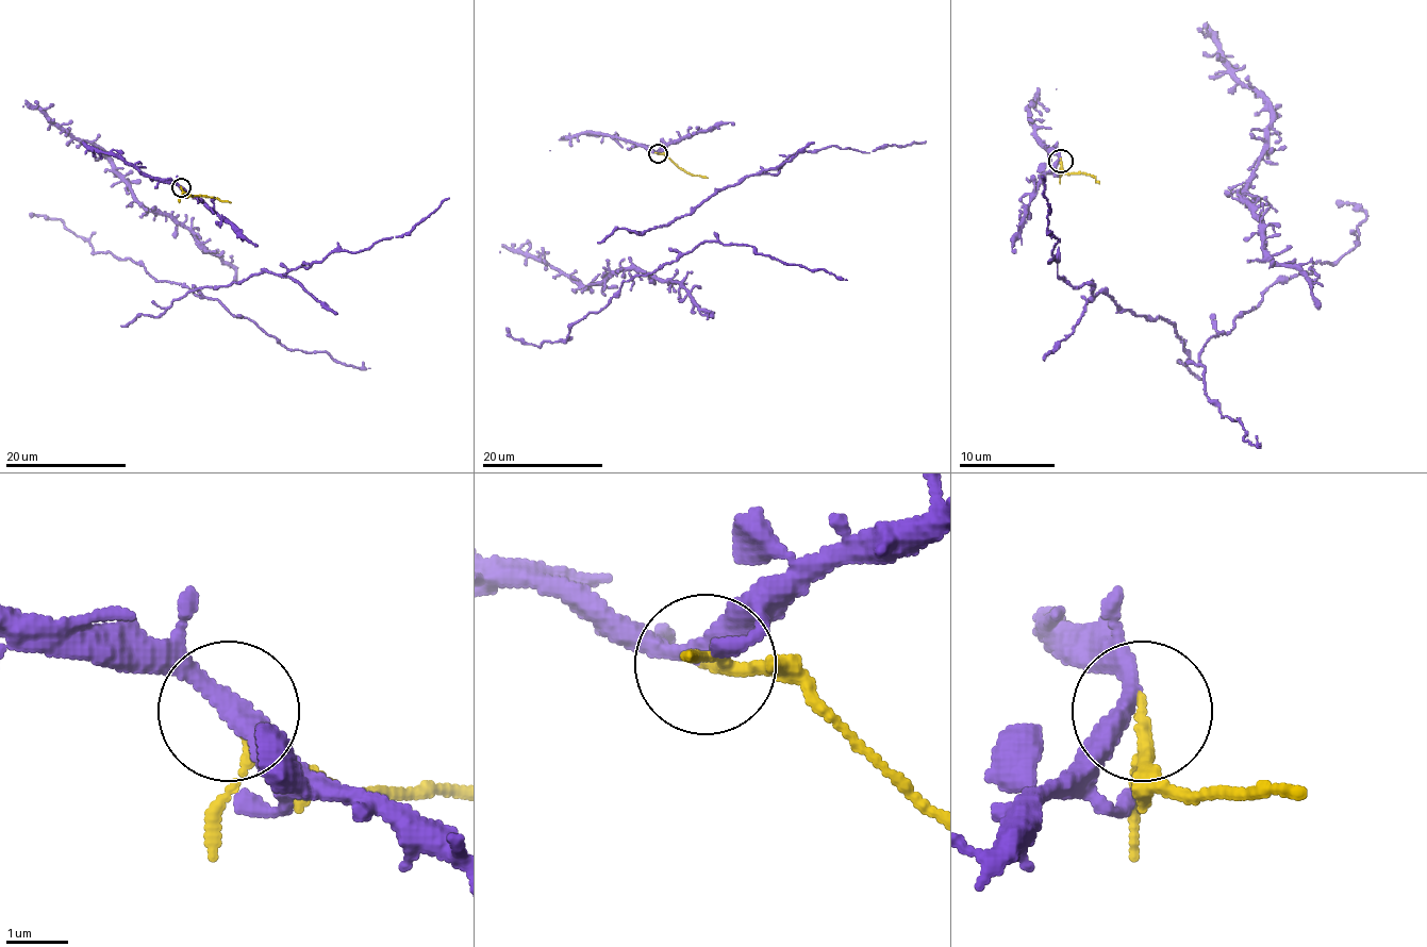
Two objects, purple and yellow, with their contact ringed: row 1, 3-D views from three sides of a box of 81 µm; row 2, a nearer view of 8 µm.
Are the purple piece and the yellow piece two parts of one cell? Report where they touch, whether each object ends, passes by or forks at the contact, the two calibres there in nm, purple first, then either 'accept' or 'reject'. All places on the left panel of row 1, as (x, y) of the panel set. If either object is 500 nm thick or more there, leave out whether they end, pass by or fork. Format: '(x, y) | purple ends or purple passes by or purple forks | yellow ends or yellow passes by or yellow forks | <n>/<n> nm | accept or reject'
(181, 187) | purple passes by | yellow passes by | 320/150 nm | reject

